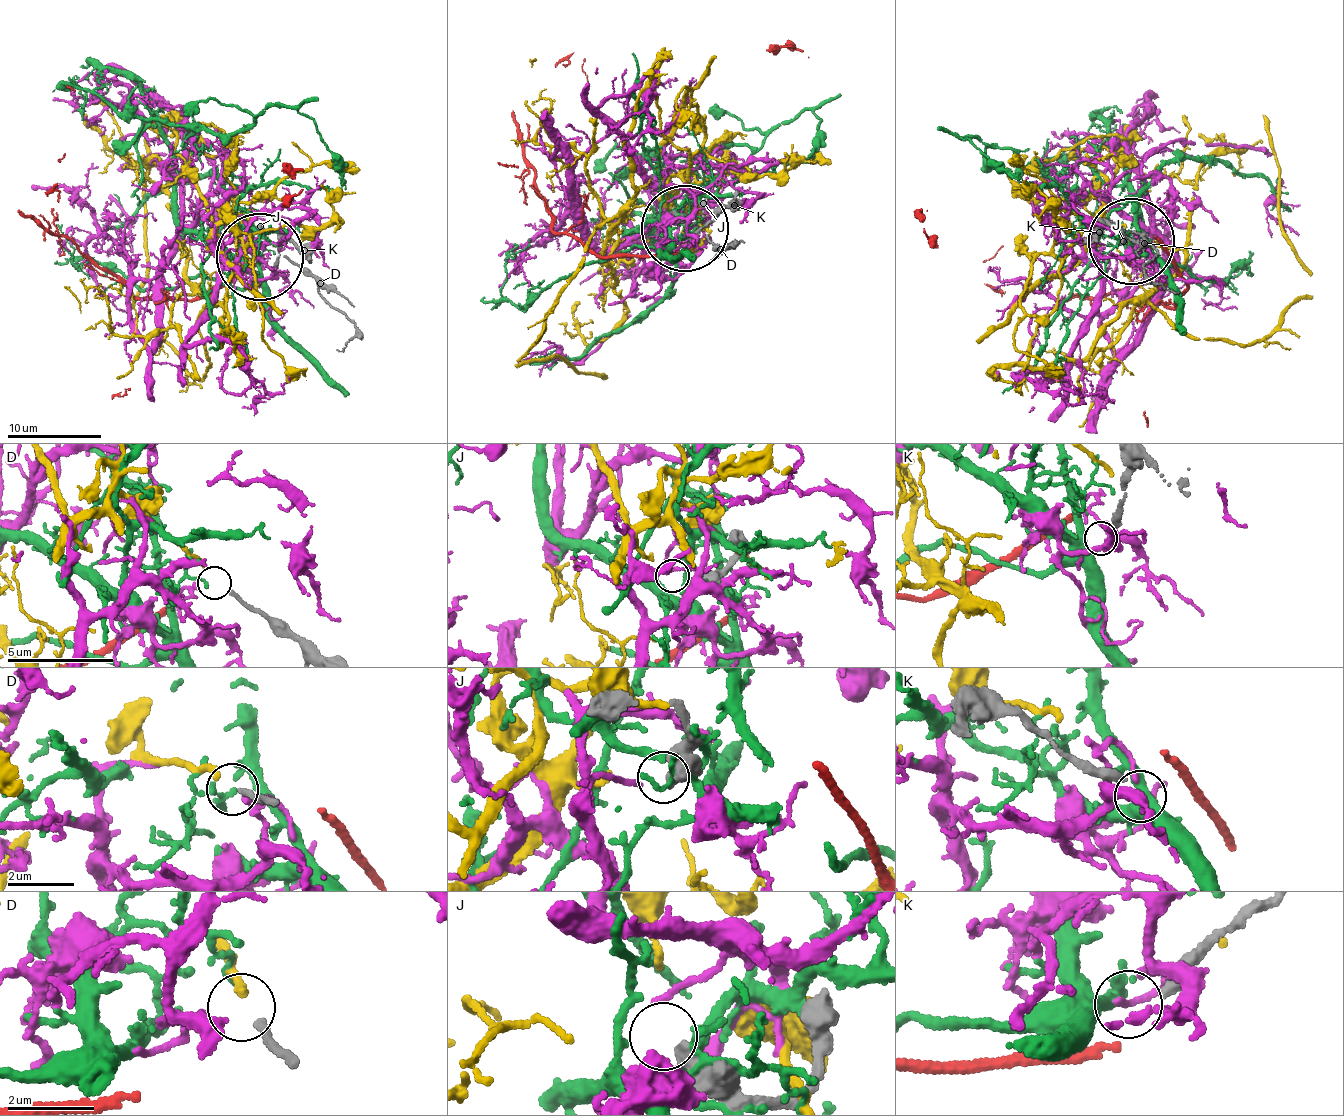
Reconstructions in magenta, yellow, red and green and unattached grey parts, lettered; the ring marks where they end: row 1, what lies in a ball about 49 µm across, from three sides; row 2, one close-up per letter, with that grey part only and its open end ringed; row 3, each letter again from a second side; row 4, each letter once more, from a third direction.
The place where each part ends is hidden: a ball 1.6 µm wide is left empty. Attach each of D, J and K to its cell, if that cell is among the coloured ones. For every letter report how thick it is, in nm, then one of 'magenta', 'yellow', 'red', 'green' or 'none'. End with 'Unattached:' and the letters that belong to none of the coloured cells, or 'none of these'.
D: calibre 180 nm; yellow
J: calibre 480 nm; none
K: calibre 320 nm; none
Unattached: J, K

